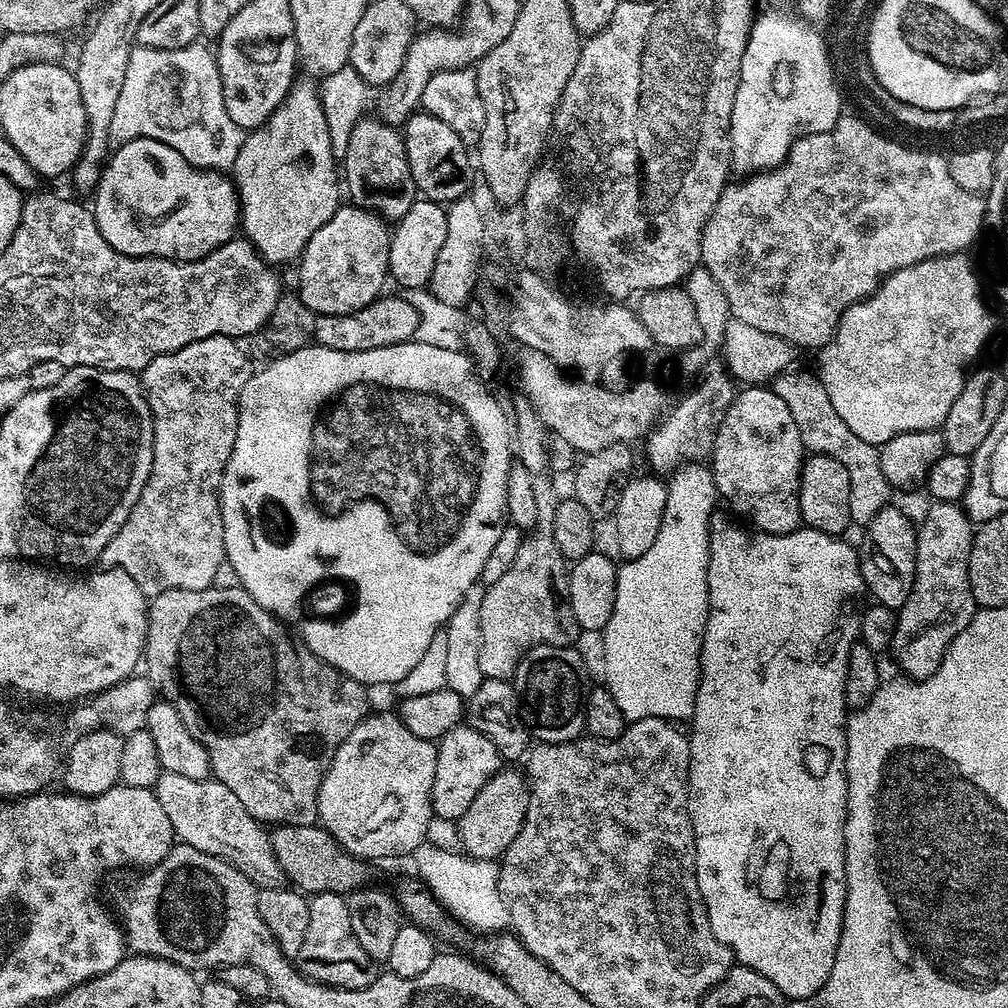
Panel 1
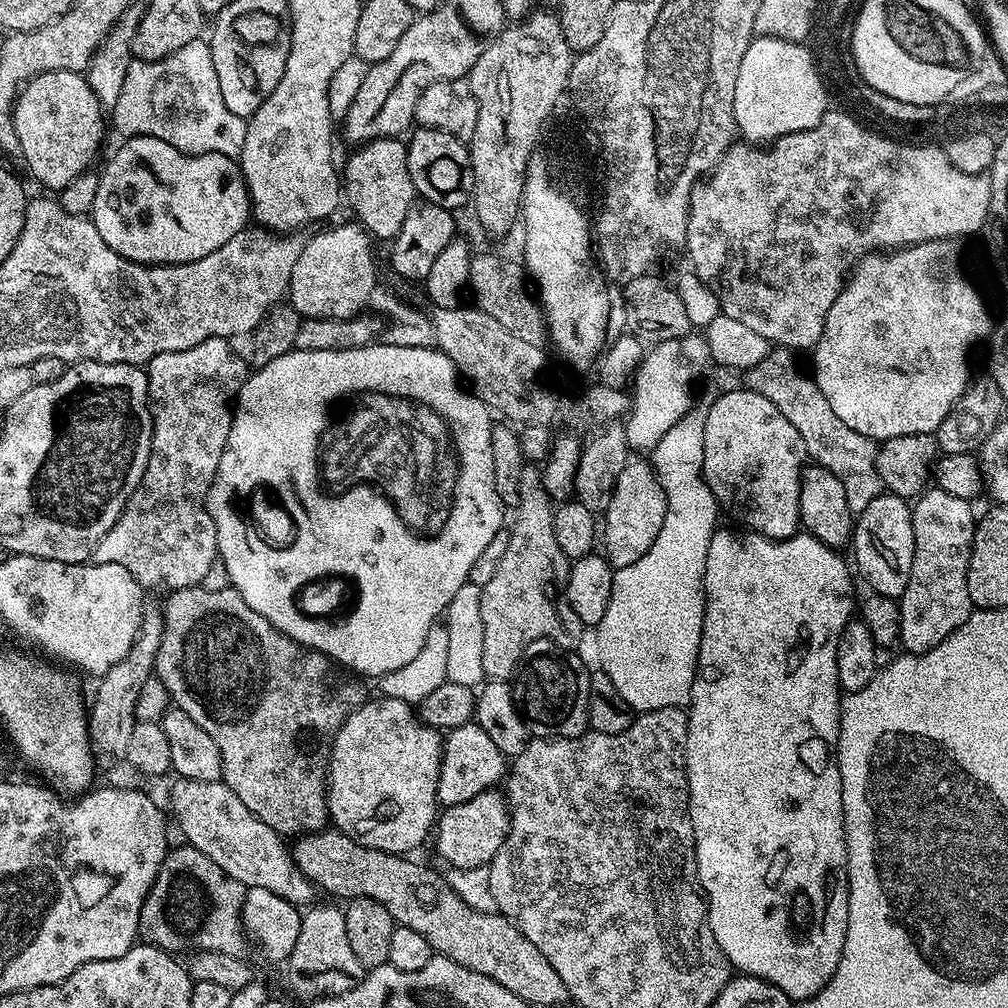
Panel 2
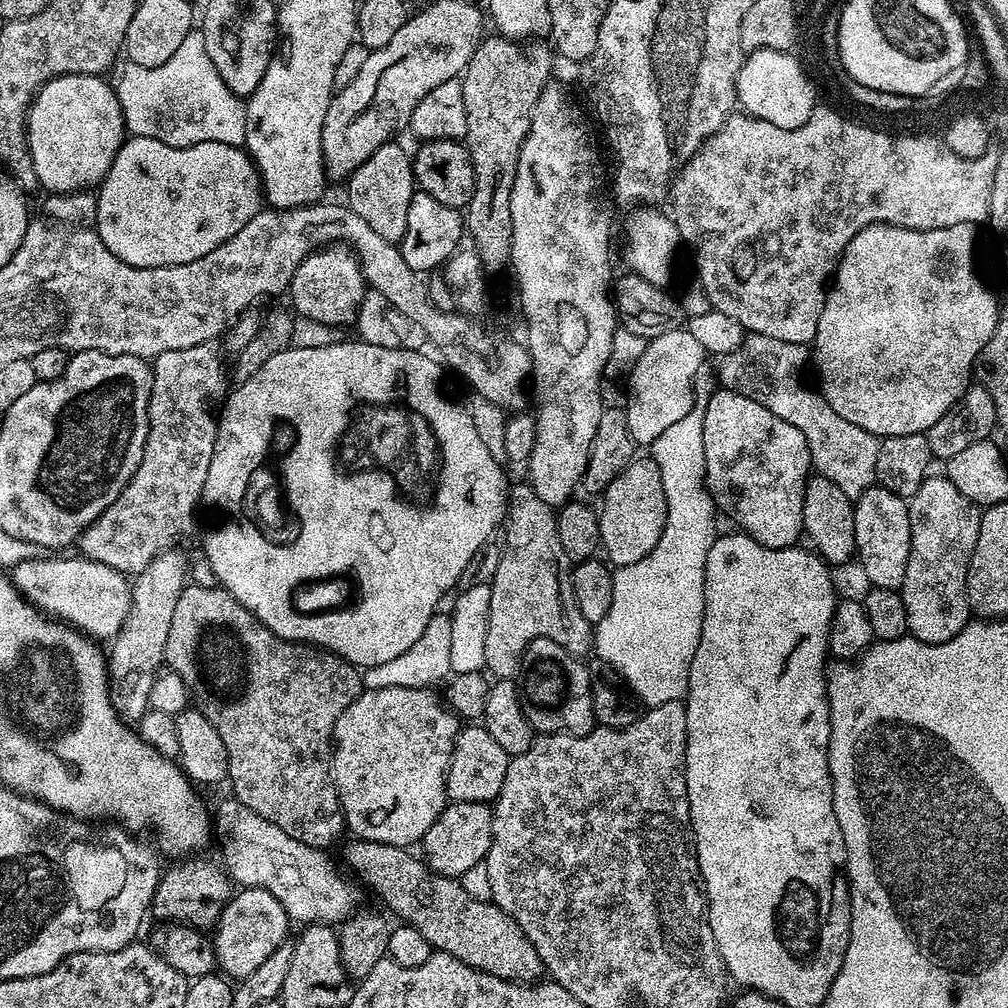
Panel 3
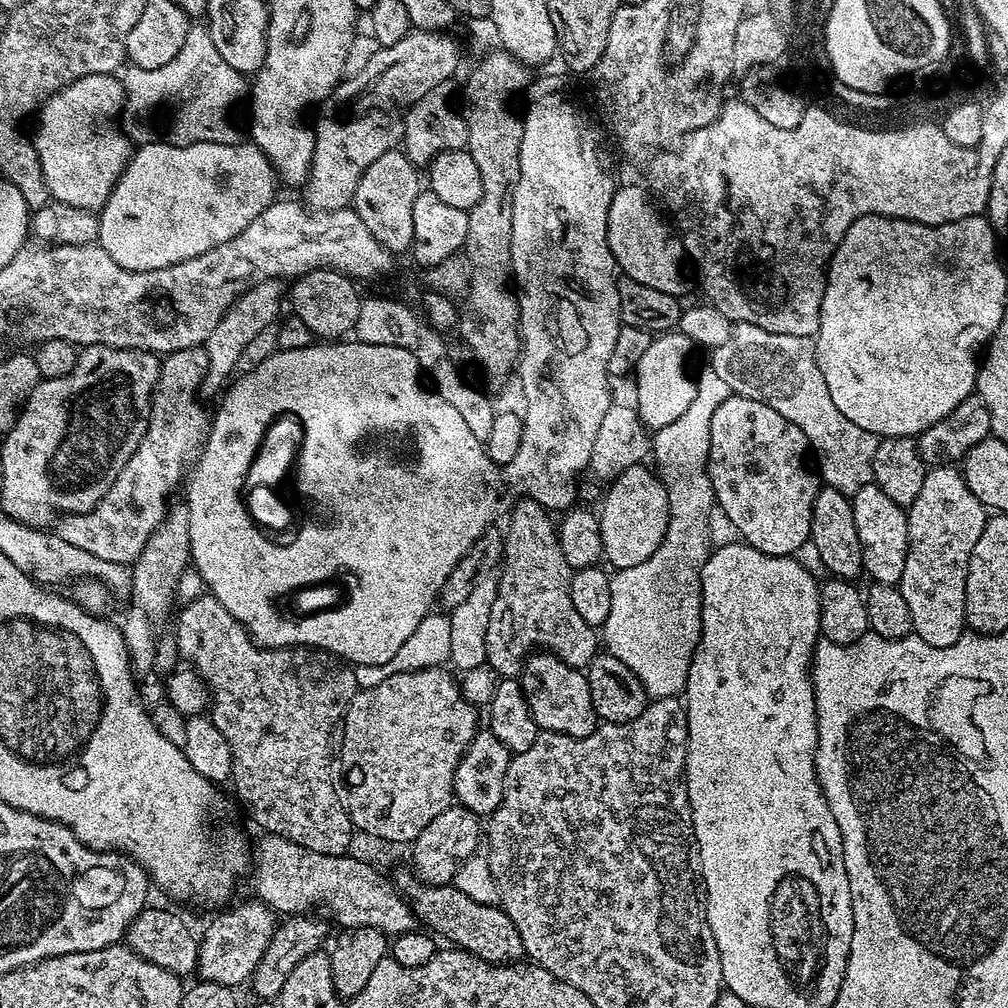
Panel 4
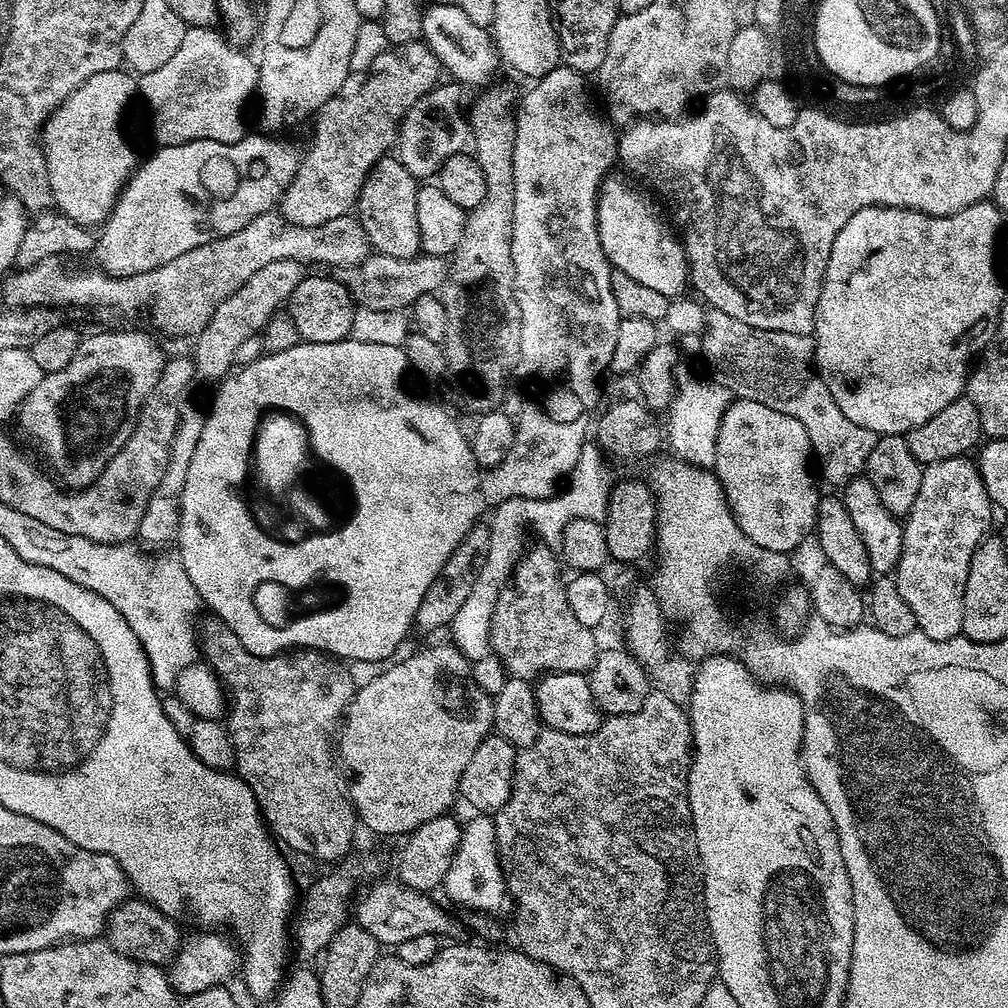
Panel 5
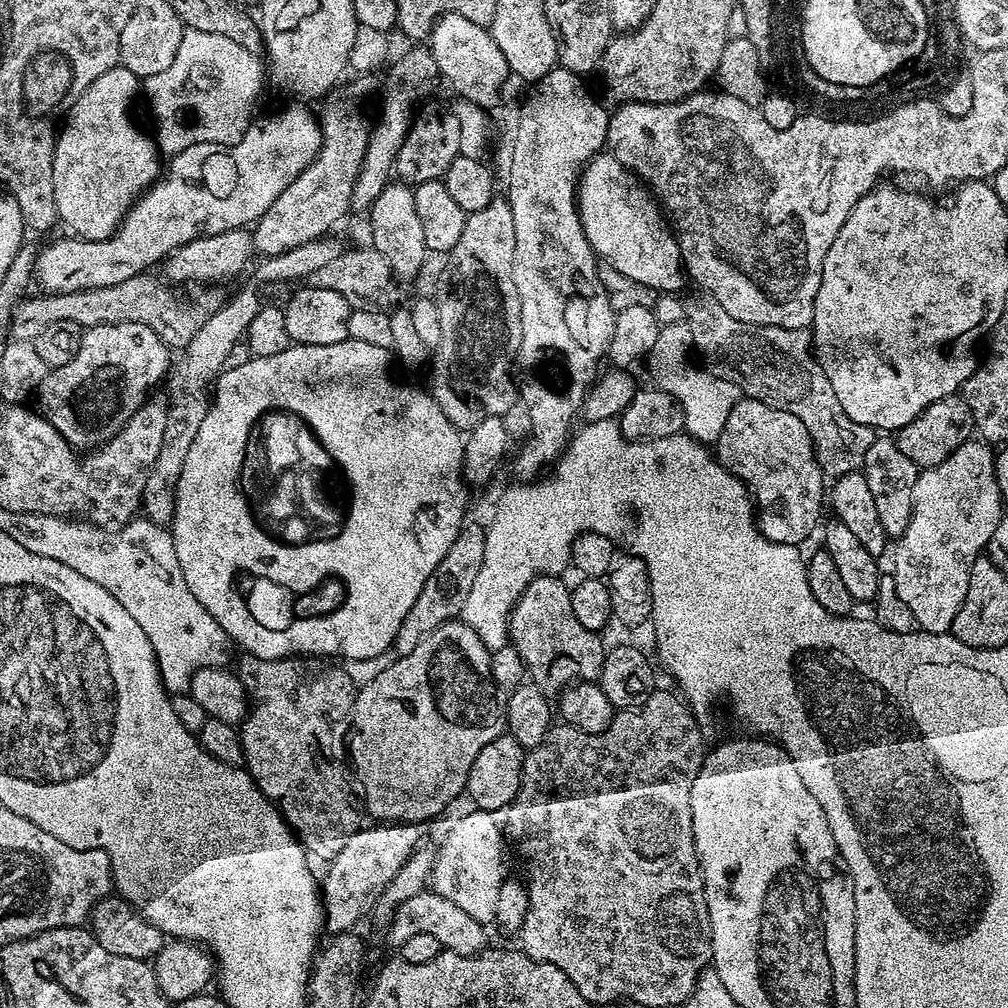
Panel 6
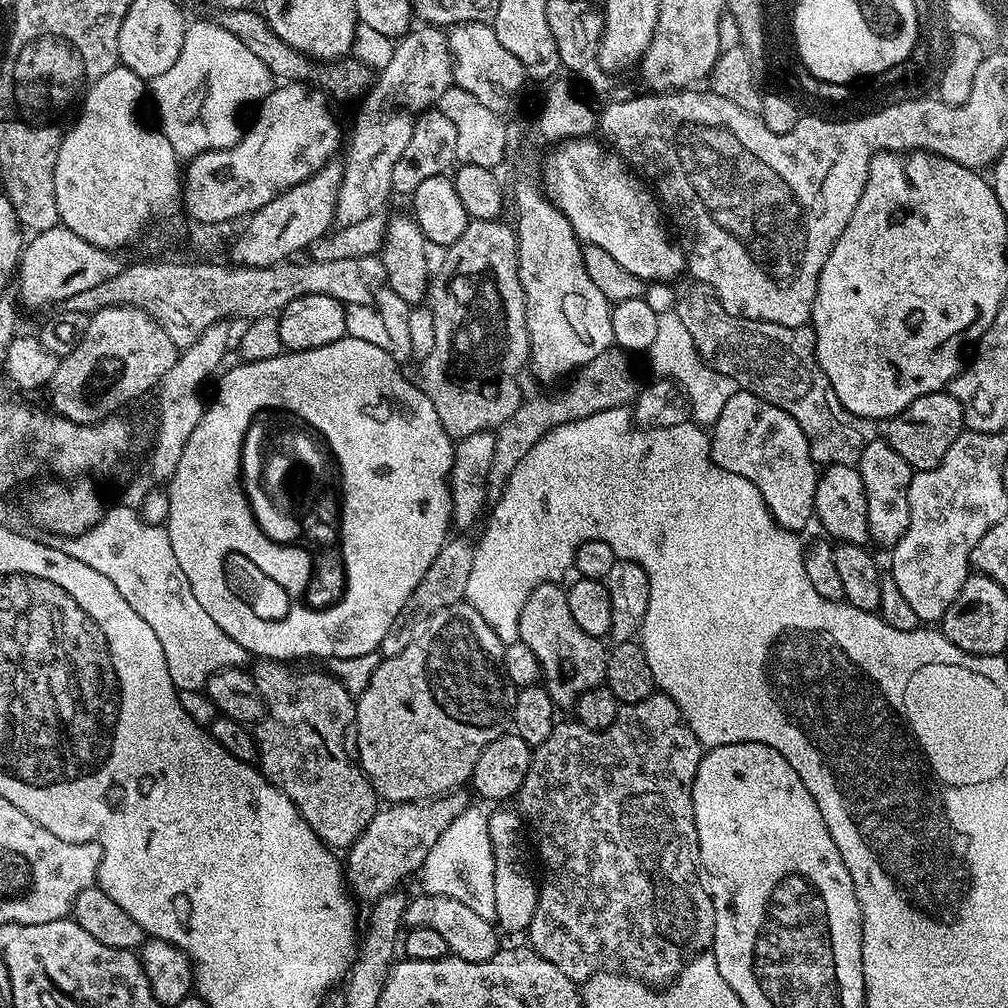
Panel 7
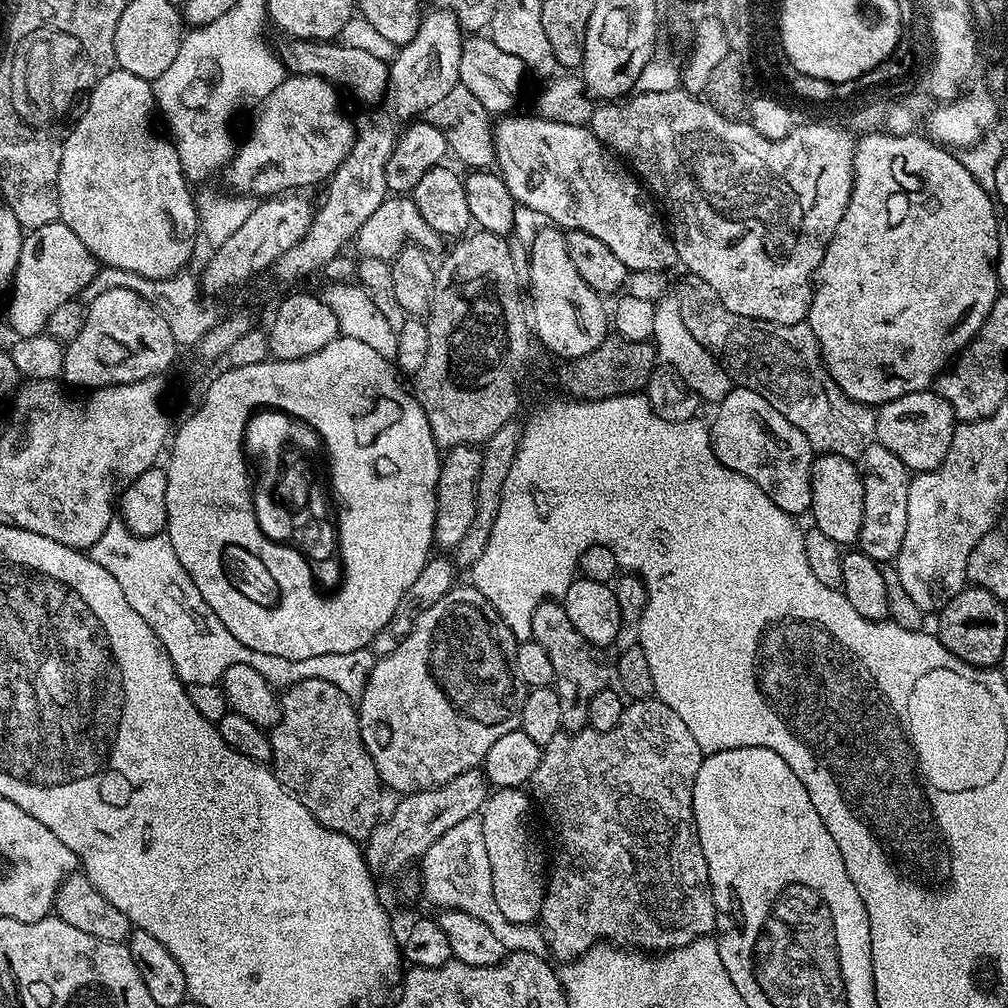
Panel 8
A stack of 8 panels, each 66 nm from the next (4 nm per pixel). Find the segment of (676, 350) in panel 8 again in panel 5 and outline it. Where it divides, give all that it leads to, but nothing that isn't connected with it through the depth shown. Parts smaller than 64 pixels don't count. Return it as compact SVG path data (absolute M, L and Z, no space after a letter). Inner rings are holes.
M719 379L688 380L679 385L678 393L667 409L666 444L672 447L677 457L697 466L708 466L716 459L718 426L732 404L734 393Z

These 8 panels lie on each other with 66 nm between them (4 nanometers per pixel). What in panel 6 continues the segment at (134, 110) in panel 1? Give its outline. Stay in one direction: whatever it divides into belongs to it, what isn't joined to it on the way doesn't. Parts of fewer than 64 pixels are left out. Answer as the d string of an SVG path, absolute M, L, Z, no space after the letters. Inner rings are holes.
M185 27L173 64L142 84L156 119L154 139L161 153L175 154L202 142L225 143L228 132L241 127L240 119L260 92L264 72L258 61L256 54L244 50L233 39Z

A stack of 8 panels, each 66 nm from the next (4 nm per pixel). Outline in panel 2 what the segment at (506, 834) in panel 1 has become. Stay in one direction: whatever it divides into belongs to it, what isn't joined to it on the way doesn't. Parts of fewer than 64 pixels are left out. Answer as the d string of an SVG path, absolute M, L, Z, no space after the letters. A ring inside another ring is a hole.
M489 790L478 794L470 802L462 802L445 807L439 813L434 825L434 840L440 856L456 870L482 868L489 864L498 854L506 834L510 830L510 813L505 793L500 790Z

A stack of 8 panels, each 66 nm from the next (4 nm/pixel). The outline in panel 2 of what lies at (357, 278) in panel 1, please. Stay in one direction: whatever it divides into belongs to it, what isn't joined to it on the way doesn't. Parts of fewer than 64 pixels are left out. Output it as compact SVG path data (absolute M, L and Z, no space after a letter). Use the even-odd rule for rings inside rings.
M351 223L328 228L305 239L302 254L298 254L298 262L294 262L294 274L286 297L287 303L297 310L301 318L350 318L361 315L368 308L370 294L378 287L376 256L372 253L374 240L359 223Z

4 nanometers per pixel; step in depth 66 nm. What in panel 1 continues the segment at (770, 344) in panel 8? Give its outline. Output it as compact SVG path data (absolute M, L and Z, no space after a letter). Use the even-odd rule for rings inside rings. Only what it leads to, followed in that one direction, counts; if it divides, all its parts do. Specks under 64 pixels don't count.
M787 370L771 381L770 387L786 402L790 414L798 425L800 437L805 449L809 453L829 456L846 468L846 474L850 476L850 514L852 524L866 526L878 514L878 510L889 507L888 495L893 495L893 488L886 482L886 474L882 474L880 465L880 450L877 445L870 442L862 442L842 418L838 418L838 410L830 403L830 394L822 386L819 375L808 372L794 372Z

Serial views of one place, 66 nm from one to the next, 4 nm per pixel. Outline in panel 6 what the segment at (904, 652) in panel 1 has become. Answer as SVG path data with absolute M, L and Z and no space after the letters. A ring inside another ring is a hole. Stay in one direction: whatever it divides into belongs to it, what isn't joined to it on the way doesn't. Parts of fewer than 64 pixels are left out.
M983 439L968 440L958 446L958 450L954 450L946 462L938 462L938 466L925 468L917 475L910 526L906 526L903 536L895 541L896 557L892 560L890 572L896 577L898 598L910 606L919 631L951 633L954 614L958 614L970 586L974 562L981 559L994 530L998 530L998 522L1005 514L1006 502L1000 497L1000 487L996 481L994 448Z

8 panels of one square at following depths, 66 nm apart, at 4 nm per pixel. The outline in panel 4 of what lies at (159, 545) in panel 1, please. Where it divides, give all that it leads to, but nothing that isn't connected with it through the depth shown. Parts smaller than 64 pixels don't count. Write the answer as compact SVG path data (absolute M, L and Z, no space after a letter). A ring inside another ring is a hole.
M203 346L169 352L163 357L160 377L152 392L146 434L142 442L138 442L138 450L134 450L130 462L122 466L118 478L114 478L114 484L98 506L89 512L59 517L54 528L56 535L70 542L70 546L78 546L94 554L94 558L125 566L135 563L147 539L154 534L168 512L168 505L173 499L172 491L179 484L181 487L190 465L208 439L210 416L204 413L196 397L202 392L202 381L207 370L208 355Z

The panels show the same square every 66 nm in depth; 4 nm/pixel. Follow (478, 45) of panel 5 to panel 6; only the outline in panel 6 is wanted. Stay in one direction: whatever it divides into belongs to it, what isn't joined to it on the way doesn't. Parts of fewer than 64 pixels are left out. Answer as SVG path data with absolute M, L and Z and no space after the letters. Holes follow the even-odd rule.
M446 12L433 24L430 47L441 77L448 79L465 96L465 101L489 106L499 98L500 87L510 79L508 62L502 50L498 50L498 42L494 42L491 31L470 22L470 18L462 18L462 14Z

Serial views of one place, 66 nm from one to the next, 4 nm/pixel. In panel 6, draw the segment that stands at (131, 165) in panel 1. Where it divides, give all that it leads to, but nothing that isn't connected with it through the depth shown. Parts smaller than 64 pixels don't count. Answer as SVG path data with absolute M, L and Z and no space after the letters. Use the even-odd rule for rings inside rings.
M303 103L292 104L289 108L284 108L281 112L272 112L269 116L261 118L257 124L252 124L248 129L243 129L244 137L237 144L222 143L214 144L212 142L202 142L190 146L186 150L175 153L171 157L172 160L167 161L166 167L163 169L162 175L147 192L141 195L140 199L128 209L124 219L120 221L116 227L116 233L112 236L107 236L105 240L81 240L79 238L68 238L72 240L56 240L53 244L46 248L41 247L36 254L36 271L35 283L41 284L41 289L44 292L81 292L87 288L101 288L102 286L118 286L118 282L126 282L126 278L134 278L141 274L147 273L156 263L167 261L169 257L175 253L177 248L183 244L188 244L192 240L196 240L200 236L209 236L210 234L222 234L226 230L234 230L245 226L255 225L262 214L266 214L266 210L270 210L270 206L274 206L274 198L278 198L278 194L282 194L282 190L286 190L286 186L290 186L290 182L294 182L294 178L298 178L298 174L302 174L302 170L306 170L306 166L312 164L312 160L316 157L316 148L314 147L314 133L317 131L318 124L314 119L314 112L311 112Z

